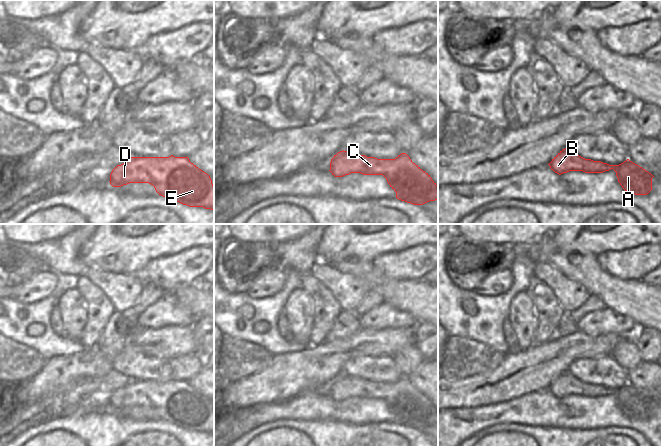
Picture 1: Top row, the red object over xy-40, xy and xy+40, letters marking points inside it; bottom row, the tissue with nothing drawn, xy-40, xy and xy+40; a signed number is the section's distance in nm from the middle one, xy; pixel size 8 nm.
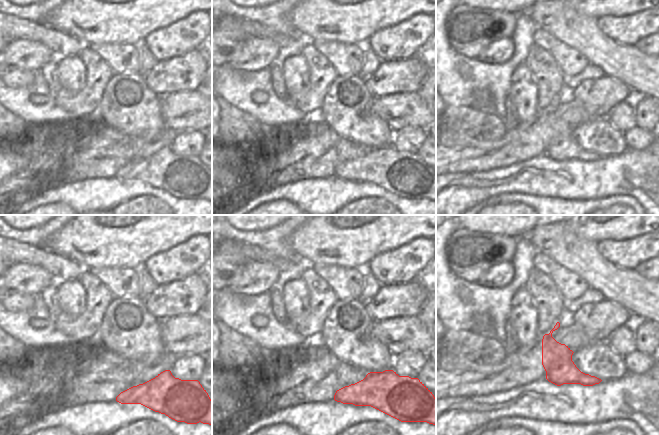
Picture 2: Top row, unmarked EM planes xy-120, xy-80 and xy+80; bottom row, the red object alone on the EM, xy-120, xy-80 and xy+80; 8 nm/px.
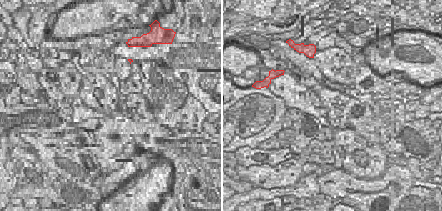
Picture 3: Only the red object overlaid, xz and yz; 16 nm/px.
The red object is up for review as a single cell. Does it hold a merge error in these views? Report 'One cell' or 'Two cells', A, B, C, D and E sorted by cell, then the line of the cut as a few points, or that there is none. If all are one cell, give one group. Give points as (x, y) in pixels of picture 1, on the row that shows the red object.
One cell. Groups: A B C D E. No split.

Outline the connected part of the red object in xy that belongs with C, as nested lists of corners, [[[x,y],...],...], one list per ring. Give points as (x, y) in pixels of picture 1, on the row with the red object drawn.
[[[343,150],[331,159],[329,171],[335,177],[351,173],[383,175],[396,192],[396,198],[413,205],[438,199],[438,185],[406,153],[395,159],[377,159]]]

